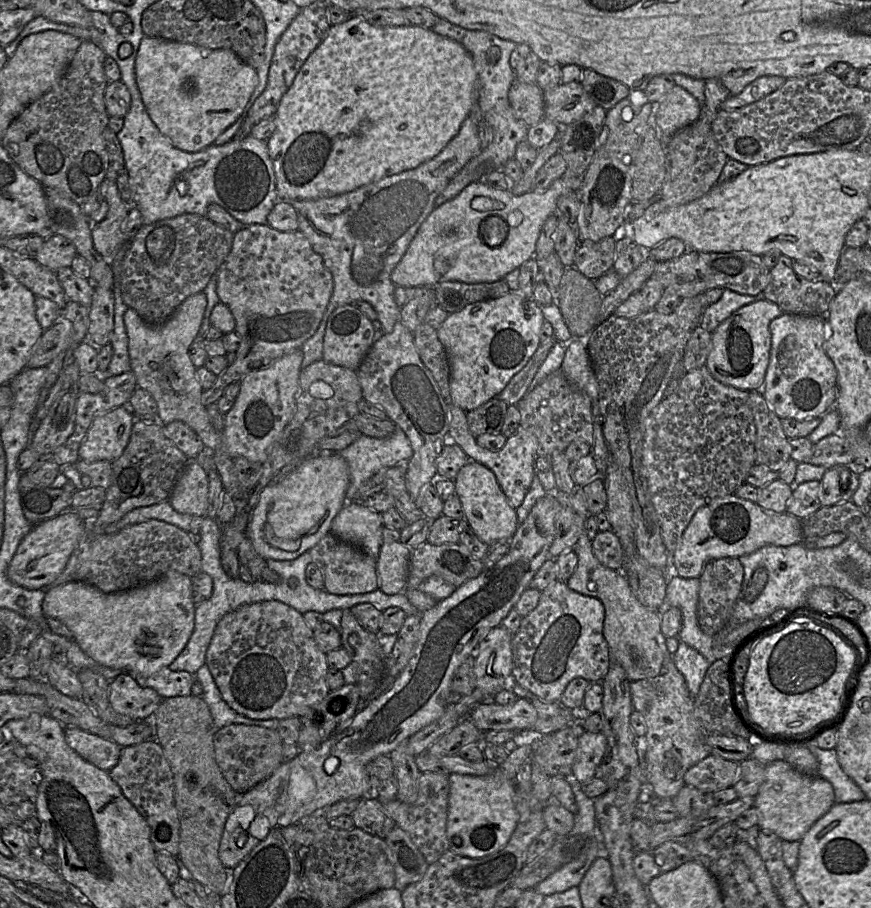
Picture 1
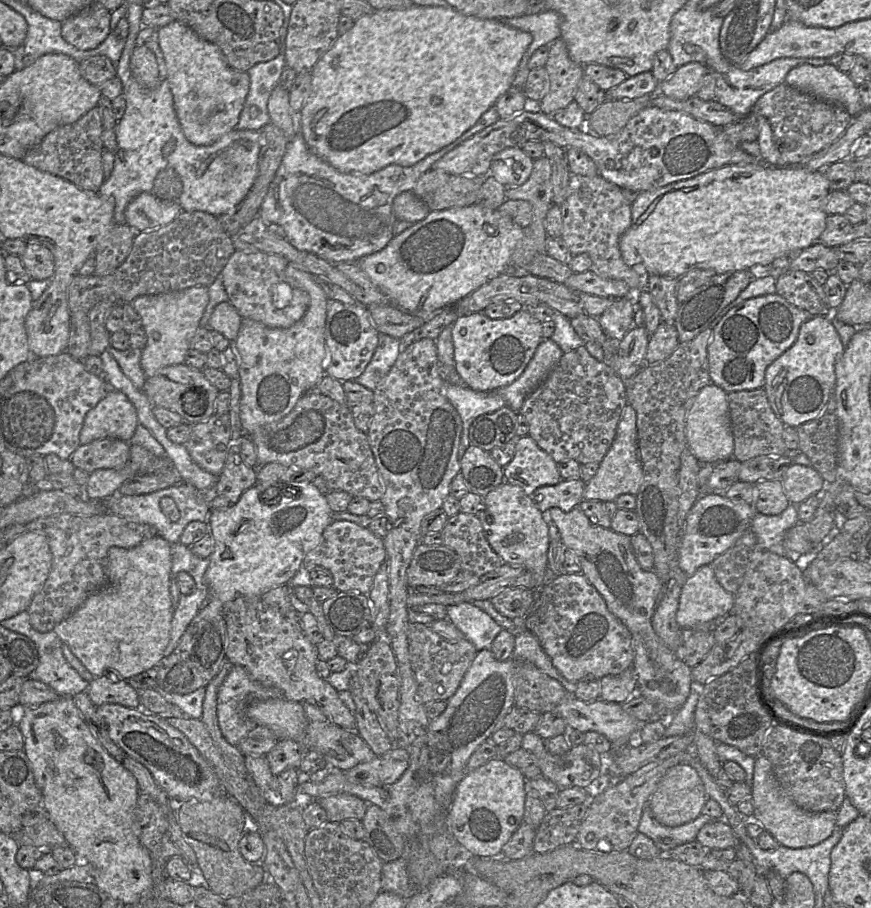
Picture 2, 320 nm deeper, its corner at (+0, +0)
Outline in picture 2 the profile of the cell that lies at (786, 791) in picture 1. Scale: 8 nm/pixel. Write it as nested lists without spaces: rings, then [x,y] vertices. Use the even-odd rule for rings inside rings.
[[[763,755],[755,758],[751,783],[752,819],[760,823],[764,830],[770,833],[779,845],[787,848],[812,847],[829,838],[837,828],[836,813],[809,812],[796,805],[778,783],[770,761]]]

